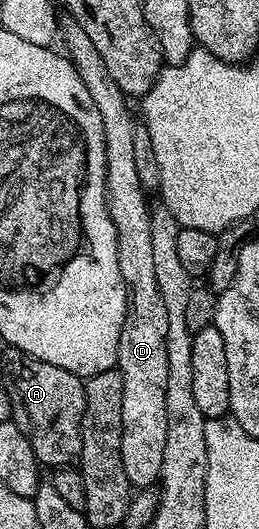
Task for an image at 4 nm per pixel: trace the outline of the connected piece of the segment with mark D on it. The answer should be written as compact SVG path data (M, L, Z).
M72 19L62 20L59 25L59 37L65 40L64 52L72 61L75 71L79 71L79 79L83 79L83 87L95 99L95 107L99 107L99 115L103 119L105 150L107 151L107 183L105 193L108 195L107 207L111 221L115 223L117 246L119 247L119 273L123 275L125 293L129 296L129 310L125 312L123 331L119 335L119 351L116 368L123 375L123 471L127 471L127 479L134 490L152 489L161 480L163 471L163 447L167 447L167 306L163 303L163 291L159 291L159 279L155 279L155 262L151 247L151 204L145 199L147 190L139 183L139 170L135 168L135 131L137 125L133 121L133 113L129 110L130 102L126 94L107 75L107 67L103 67L103 59L99 59L99 51L95 51L95 43Z

